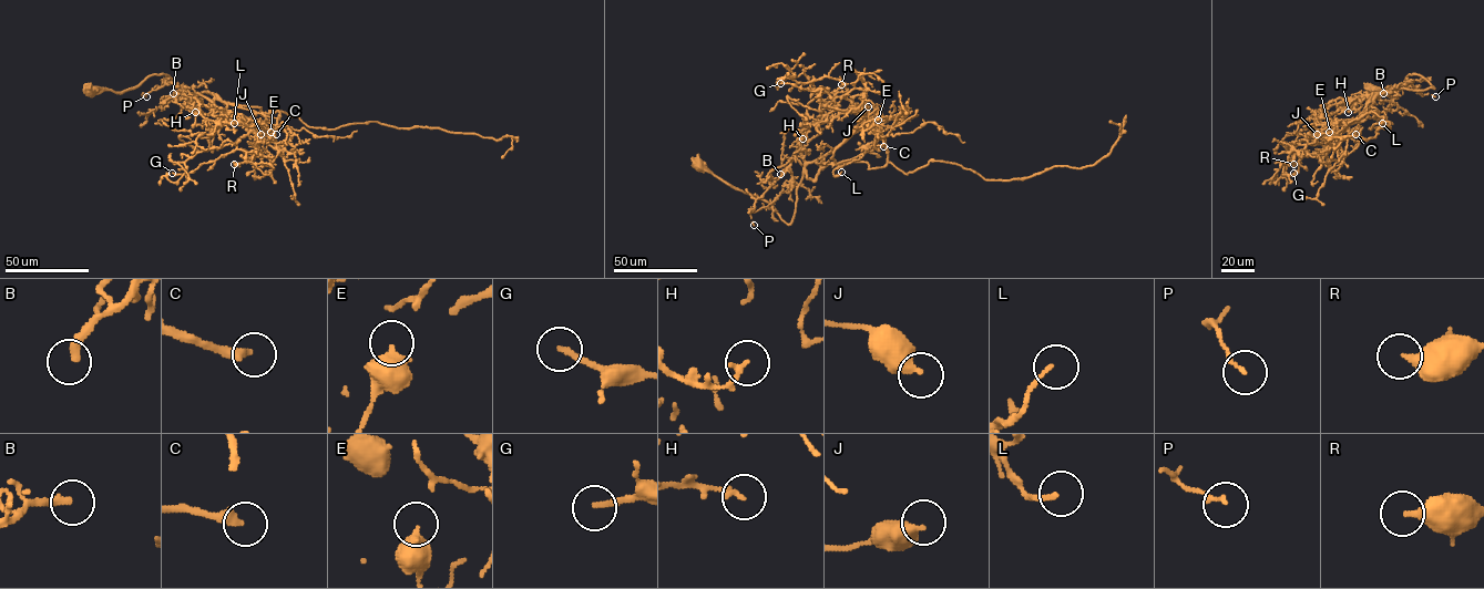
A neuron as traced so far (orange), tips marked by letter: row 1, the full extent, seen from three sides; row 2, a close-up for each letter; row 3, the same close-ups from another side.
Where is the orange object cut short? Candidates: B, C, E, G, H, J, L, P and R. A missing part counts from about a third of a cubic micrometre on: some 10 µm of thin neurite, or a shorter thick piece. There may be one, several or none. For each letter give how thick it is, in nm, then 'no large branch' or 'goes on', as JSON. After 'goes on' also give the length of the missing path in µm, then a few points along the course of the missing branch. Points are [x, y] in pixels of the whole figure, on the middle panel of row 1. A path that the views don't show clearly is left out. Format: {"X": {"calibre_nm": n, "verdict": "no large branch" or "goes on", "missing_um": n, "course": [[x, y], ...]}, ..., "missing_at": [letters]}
{"B": {"calibre_nm": 280, "verdict": "no large branch"}, "C": {"calibre_nm": 340, "verdict": "goes on", "missing_um": 40}, "E": {"calibre_nm": 400, "verdict": "no large branch"}, "G": {"calibre_nm": 200, "verdict": "goes on", "missing_um": 25}, "H": {"calibre_nm": 180, "verdict": "no large branch"}, "J": {"calibre_nm": 440, "verdict": "no large branch"}, "L": {"calibre_nm": 140, "verdict": "no large branch"}, "P": {"calibre_nm": 140, "verdict": "no large branch"}, "R": {"calibre_nm": 380, "verdict": "no large branch"}, "missing_at": ["C", "G"]}

